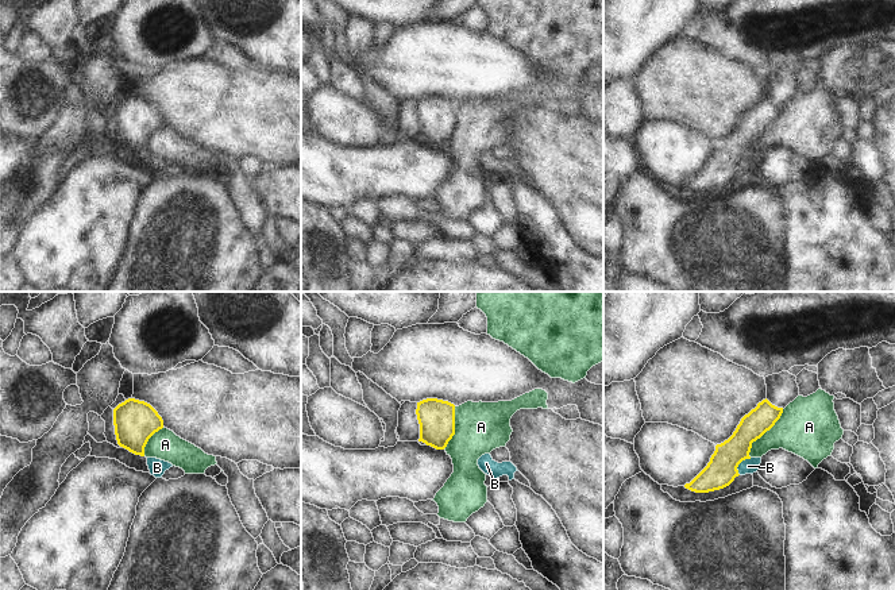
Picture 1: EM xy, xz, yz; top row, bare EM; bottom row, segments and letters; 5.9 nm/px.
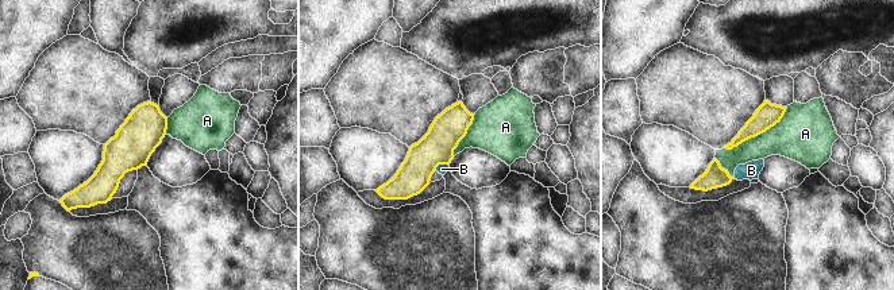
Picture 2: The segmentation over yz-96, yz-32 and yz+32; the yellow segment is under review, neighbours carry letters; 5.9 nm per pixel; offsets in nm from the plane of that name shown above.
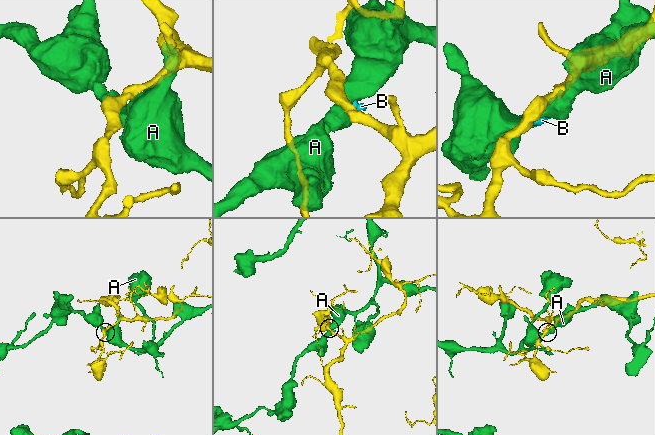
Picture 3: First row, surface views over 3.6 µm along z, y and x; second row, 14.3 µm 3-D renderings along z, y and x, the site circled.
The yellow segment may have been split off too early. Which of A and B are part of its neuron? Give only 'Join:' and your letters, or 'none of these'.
Join: none of these

